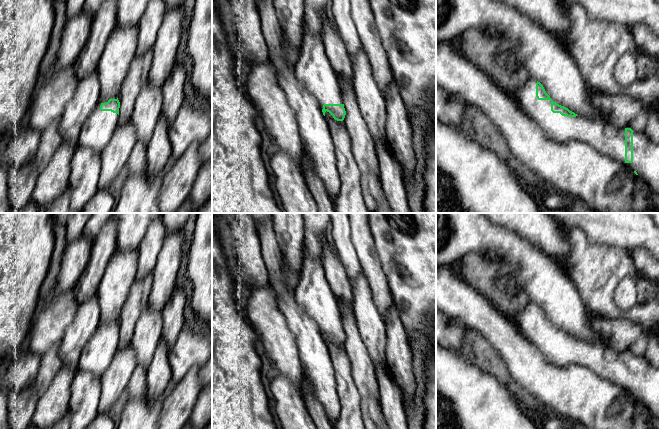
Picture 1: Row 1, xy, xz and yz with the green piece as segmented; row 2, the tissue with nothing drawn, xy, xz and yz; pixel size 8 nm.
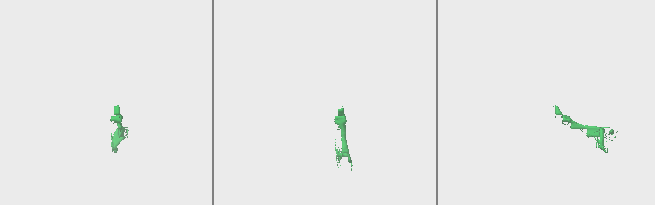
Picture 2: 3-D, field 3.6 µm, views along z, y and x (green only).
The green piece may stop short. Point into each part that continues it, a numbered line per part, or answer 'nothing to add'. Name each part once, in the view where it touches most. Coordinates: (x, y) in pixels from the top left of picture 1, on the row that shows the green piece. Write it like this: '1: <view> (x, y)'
1: yz (607, 140)

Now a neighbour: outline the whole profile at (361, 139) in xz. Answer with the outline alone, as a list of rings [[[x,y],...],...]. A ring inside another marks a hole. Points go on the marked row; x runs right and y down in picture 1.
[[[340,79],[342,90],[342,101],[346,111],[343,120],[349,133],[352,145],[352,154],[360,170],[360,186],[366,207],[372,213],[377,210],[377,202],[370,193],[369,183],[372,172],[369,168],[367,156],[371,154],[374,145],[373,137],[369,131],[364,118],[361,115],[352,82]]]

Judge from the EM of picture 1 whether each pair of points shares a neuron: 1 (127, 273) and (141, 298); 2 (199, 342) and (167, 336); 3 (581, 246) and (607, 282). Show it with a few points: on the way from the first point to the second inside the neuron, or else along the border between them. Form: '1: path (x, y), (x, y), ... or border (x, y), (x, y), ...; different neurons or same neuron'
1: border (135, 279), (123, 304); different neurons
2: border (183, 327), (176, 342), (170, 349); different neurons
3: path (583, 255), (585, 260), (598, 273); same neuron

